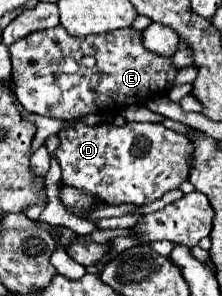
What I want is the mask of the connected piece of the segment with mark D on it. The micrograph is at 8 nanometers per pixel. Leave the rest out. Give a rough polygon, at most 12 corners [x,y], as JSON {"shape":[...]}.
{"shape":[[80,120],[56,132],[62,186],[148,204],[190,174],[188,136]]}

